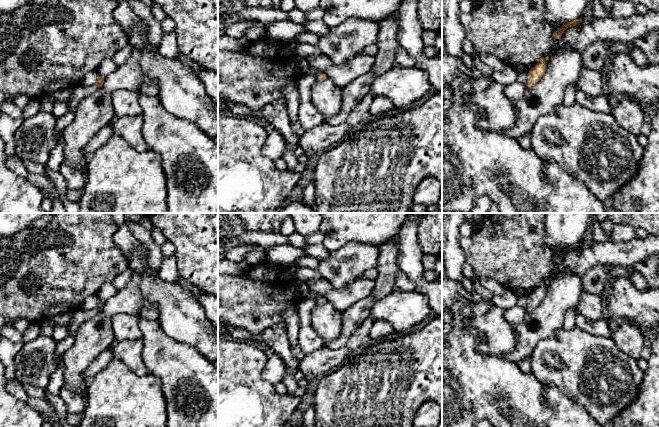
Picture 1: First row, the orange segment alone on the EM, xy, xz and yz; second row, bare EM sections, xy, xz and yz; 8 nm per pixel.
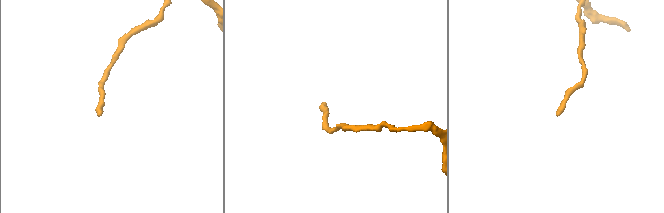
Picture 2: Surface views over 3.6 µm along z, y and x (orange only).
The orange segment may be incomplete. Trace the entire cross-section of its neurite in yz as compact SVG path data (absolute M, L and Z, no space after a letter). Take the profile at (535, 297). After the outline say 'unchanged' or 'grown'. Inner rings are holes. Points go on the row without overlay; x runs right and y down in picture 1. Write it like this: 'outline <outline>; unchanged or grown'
outline M542 282L534 291L532 291L529 294L529 297L528 297L529 302L526 307L526 310L528 312L531 312L532 310L534 310L541 303L546 293L546 289L547 289L547 283Z; unchanged

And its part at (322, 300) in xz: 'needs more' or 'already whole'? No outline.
needs more

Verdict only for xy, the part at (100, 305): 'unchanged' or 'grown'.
grown

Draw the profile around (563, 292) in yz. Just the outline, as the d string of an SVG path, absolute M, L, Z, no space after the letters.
M564 271L558 274L548 285L541 303L516 327L515 348L504 356L508 361L519 364L524 358L531 357L536 345L544 339L550 338L560 327L563 327L564 315L569 308L576 308L583 292L582 277Z

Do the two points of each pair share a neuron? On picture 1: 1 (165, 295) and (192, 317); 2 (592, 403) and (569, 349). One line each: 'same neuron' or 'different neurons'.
1: same neuron
2: same neuron

